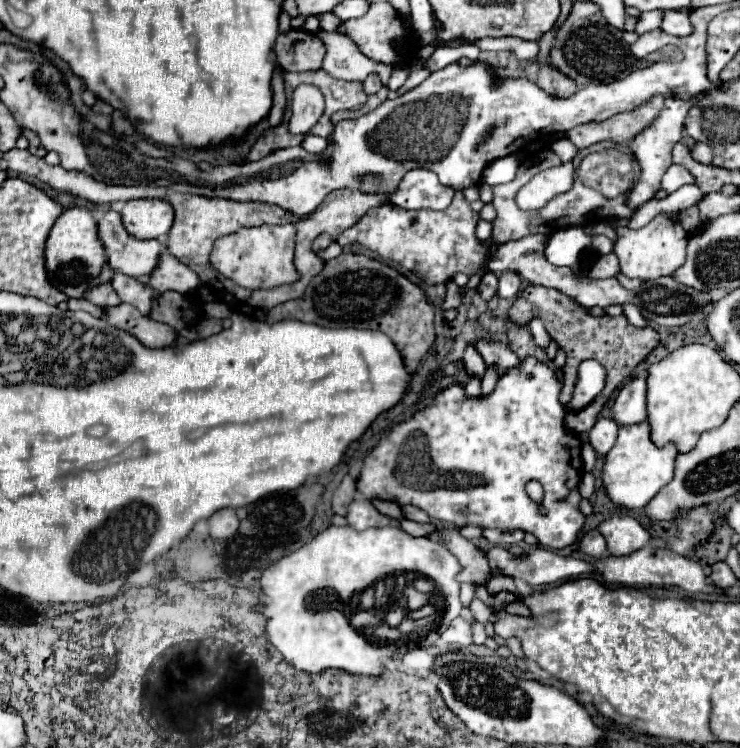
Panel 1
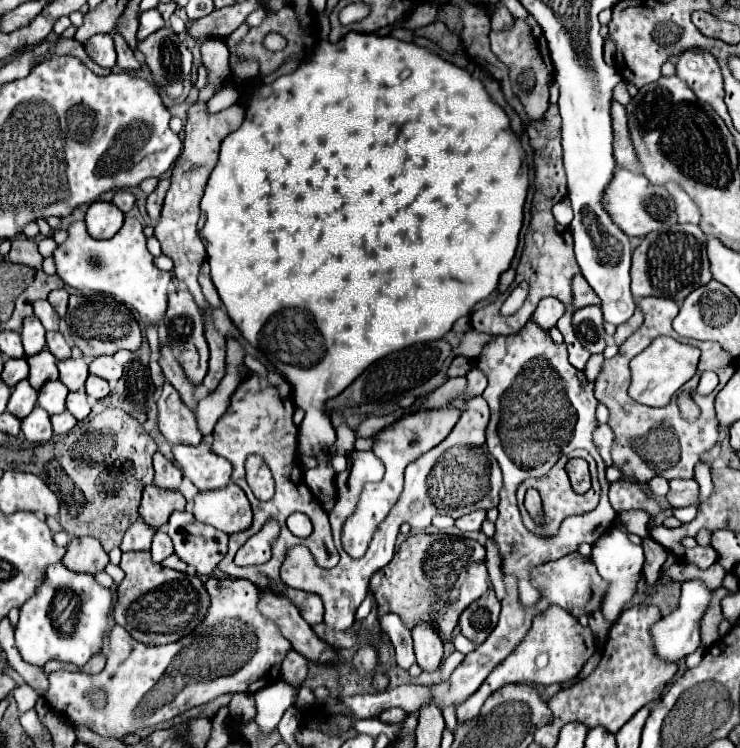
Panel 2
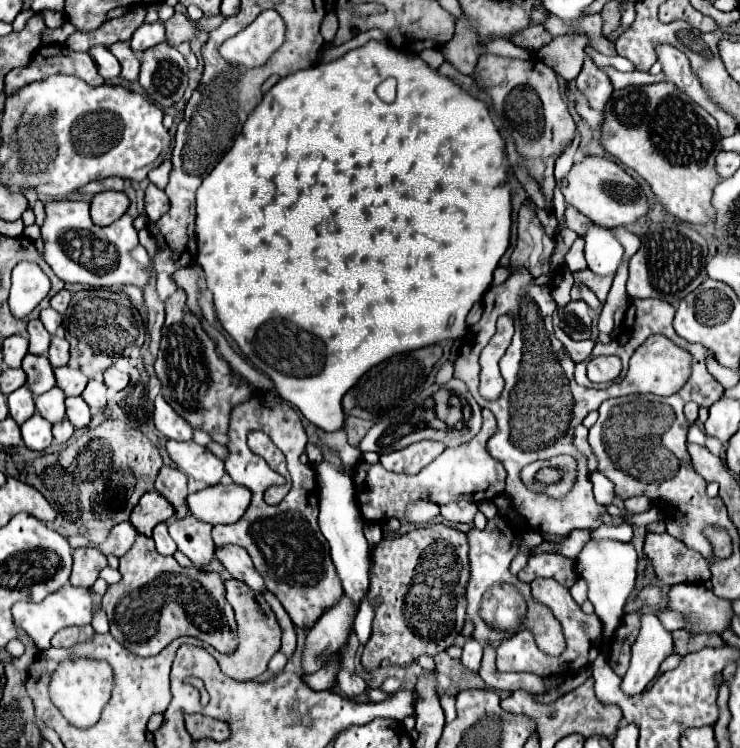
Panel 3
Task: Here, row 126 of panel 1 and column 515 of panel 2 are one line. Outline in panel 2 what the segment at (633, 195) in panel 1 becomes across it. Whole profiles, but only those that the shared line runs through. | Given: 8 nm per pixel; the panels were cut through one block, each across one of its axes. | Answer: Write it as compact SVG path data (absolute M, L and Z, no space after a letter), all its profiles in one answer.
M550 606L550 610L534 616L532 628L524 636L524 640L518 644L518 648L514 648L514 652L506 660L502 660L498 668L490 672L484 684L466 702L456 706L456 716L458 720L470 720L478 716L486 698L506 684L544 684L548 686L554 682L566 682L582 670L582 666L586 664L586 660L594 654L595 650L595 637L590 626L582 626L570 612L562 610L560 606Z

